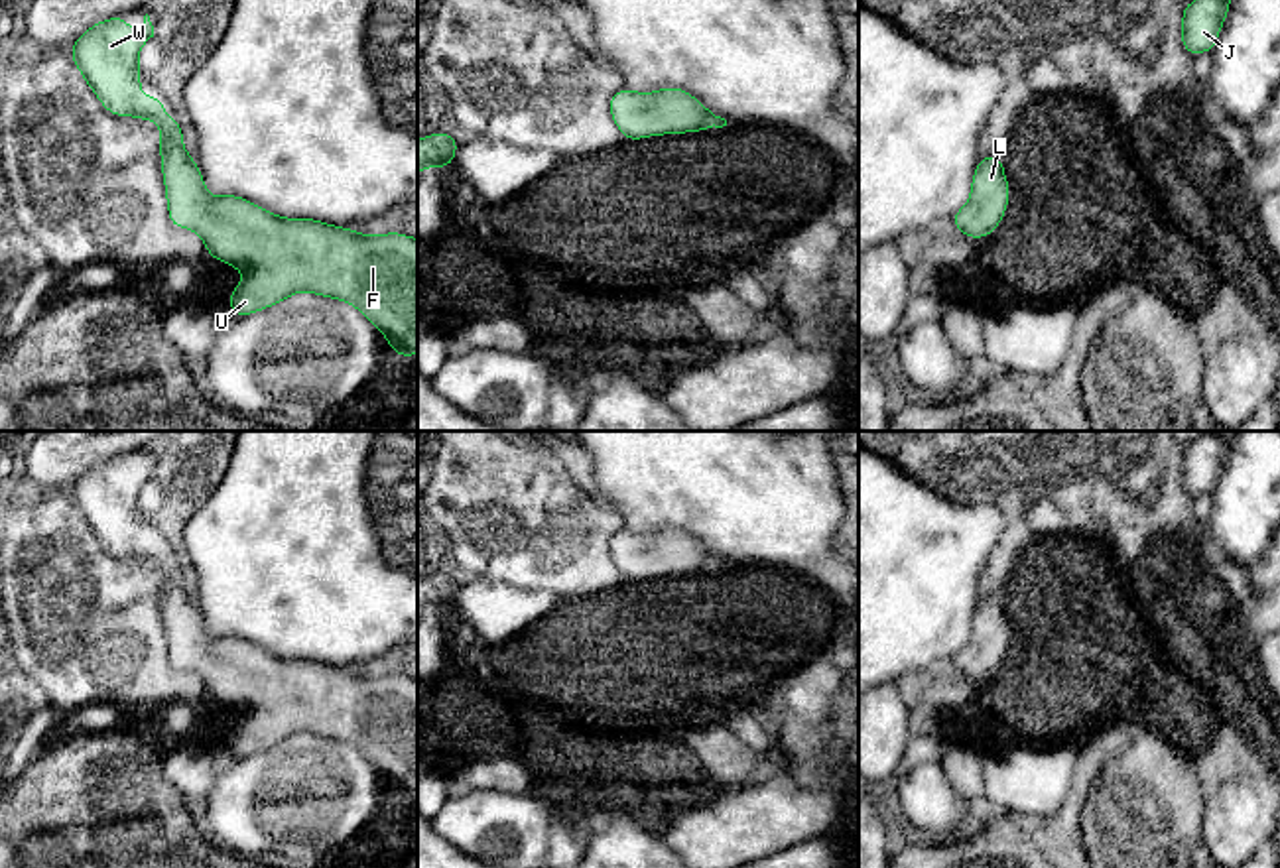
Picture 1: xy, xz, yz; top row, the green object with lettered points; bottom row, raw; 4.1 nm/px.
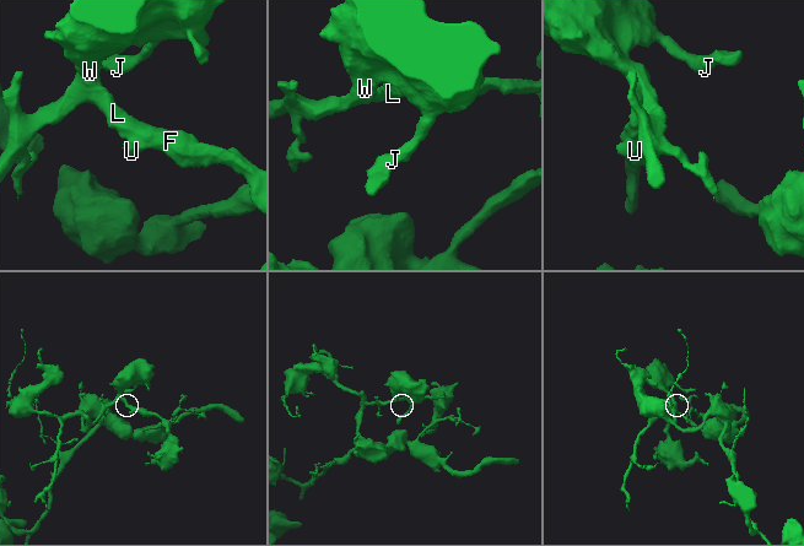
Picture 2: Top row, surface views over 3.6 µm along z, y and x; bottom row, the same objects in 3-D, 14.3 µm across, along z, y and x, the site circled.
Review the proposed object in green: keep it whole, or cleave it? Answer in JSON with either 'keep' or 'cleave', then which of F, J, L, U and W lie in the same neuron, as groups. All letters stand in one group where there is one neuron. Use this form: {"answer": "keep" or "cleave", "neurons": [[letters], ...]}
{"answer": "keep", "neurons": [["F", "J", "L", "U", "W"]]}

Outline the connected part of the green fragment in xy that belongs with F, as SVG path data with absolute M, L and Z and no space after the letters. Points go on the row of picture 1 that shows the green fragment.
M120 14L89 28L71 57L108 112L160 126L171 224L193 228L209 256L244 272L226 305L240 319L299 291L349 301L382 331L394 354L417 354L417 240L282 218L234 195L209 197L183 148L181 124L163 114L161 98L138 93L138 53L150 37L148 14L142 28L126 28Z

